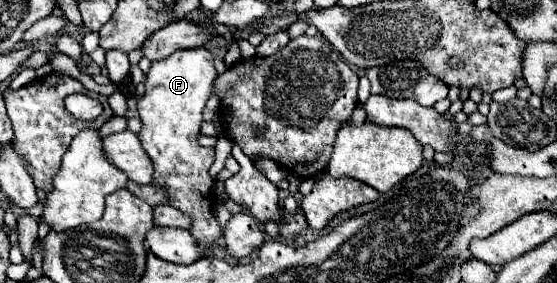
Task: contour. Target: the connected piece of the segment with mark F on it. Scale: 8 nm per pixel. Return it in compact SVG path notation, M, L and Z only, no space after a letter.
M179 49L167 59L151 65L145 79L147 91L137 105L143 123L139 139L155 165L153 185L163 185L169 191L169 205L193 215L193 225L189 231L193 233L205 255L211 255L209 245L221 233L211 207L213 179L209 177L209 167L215 161L215 149L201 146L195 139L199 137L201 113L211 97L215 77L217 71L213 67L213 53L209 49Z

